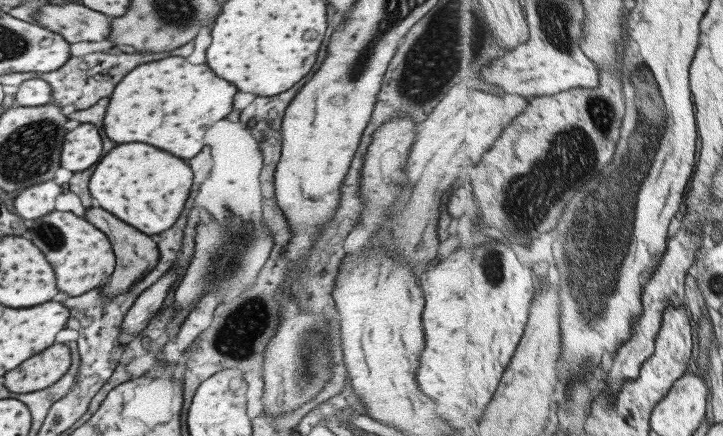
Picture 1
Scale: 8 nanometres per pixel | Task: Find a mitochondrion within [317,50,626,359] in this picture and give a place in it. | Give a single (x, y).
(530, 199)

